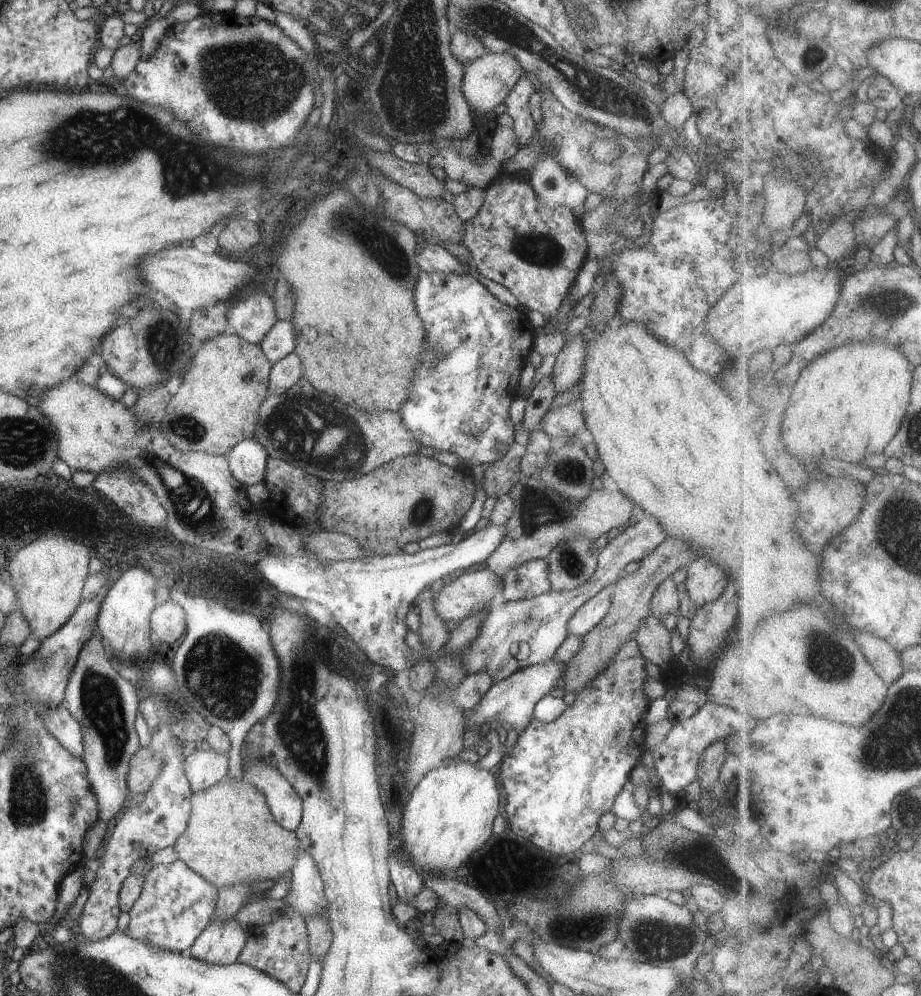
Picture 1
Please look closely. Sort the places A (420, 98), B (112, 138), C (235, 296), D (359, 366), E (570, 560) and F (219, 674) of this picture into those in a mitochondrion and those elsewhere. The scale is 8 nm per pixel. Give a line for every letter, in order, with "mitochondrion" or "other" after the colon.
A: mitochondrion
B: mitochondrion
C: other
D: other
E: mitochondrion
F: mitochondrion

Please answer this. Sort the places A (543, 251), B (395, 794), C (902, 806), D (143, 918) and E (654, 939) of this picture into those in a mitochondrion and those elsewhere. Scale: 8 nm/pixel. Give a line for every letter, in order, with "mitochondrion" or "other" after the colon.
A: mitochondrion
B: other
C: other
D: other
E: mitochondrion

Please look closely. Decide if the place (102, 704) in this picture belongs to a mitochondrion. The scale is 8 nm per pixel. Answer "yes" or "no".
yes

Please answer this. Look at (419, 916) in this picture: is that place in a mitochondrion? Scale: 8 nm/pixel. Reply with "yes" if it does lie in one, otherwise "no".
no

